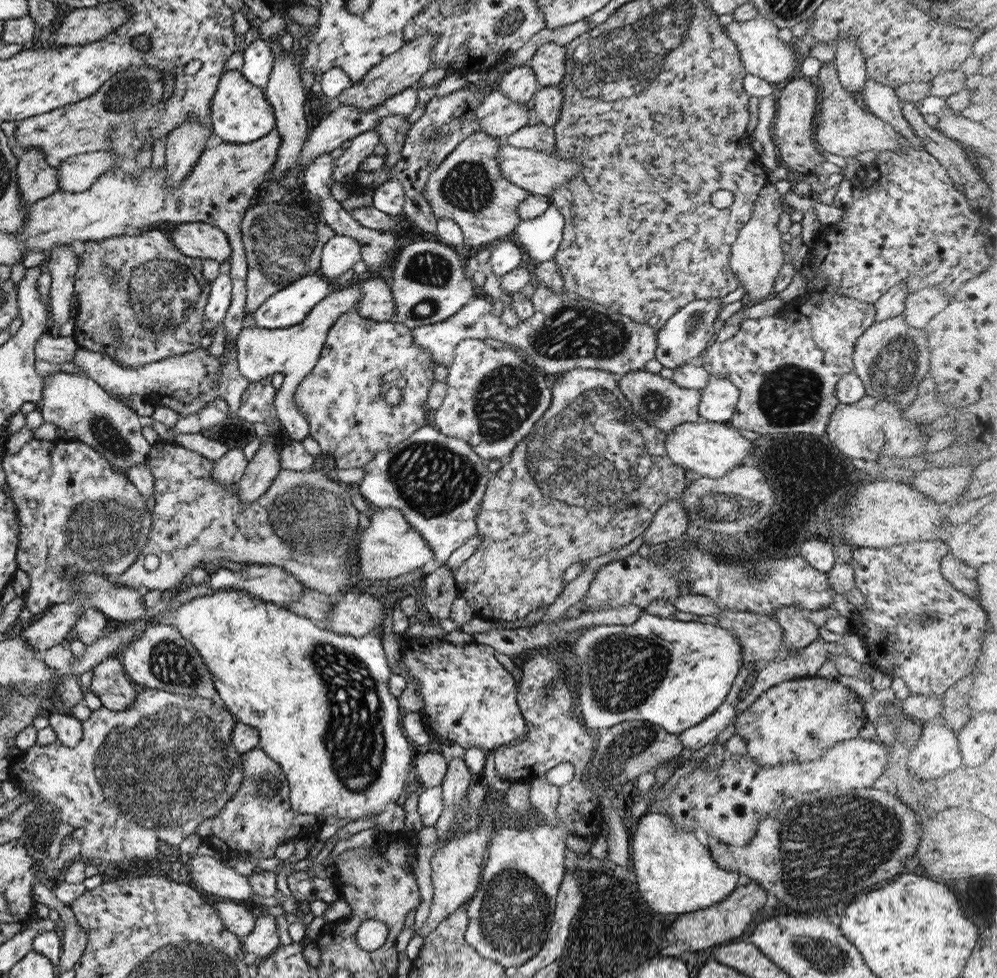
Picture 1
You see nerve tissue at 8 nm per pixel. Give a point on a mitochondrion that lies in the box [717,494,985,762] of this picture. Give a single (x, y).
(753, 575)

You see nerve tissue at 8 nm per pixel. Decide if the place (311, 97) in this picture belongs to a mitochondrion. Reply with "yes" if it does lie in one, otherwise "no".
no

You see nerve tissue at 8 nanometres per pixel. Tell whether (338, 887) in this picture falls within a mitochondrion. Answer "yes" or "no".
no

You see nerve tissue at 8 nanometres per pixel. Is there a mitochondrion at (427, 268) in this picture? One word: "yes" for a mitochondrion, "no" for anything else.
yes

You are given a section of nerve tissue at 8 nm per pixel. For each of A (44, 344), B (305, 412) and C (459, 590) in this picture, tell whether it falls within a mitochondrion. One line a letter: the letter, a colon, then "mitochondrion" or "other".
A: other
B: other
C: other

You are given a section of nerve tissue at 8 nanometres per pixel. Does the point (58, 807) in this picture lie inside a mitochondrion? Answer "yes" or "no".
no

